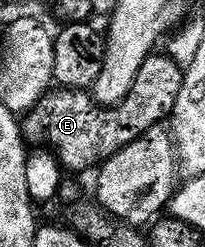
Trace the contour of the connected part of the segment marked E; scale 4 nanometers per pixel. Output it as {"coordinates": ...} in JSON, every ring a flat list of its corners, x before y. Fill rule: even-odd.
{"coordinates":[[88,20,81,22,68,22,56,30,53,38,54,43,54,73,53,81,58,85,66,85,67,90,63,92,48,92,27,111,20,120,22,138,31,145,38,145,52,149,54,157,60,162,64,170,83,171,89,167,94,168,107,157,121,149,129,141,134,141,139,136,146,134,150,127,160,124,166,120,170,111,174,107,175,98,179,93,179,87,182,86,182,68,166,54,157,54,157,51,150,53,145,57,136,72,135,79,128,89,128,95,120,104,108,107,100,106,96,100,86,91,92,86,99,71,103,67,105,58,105,41,91,27]]}

